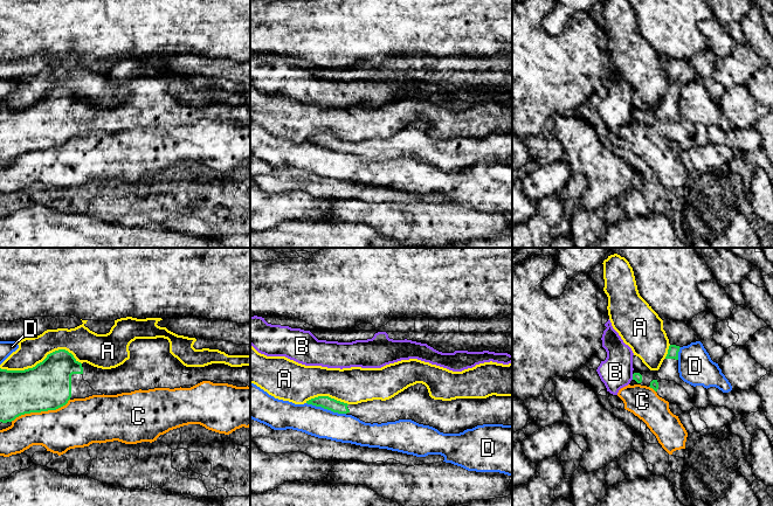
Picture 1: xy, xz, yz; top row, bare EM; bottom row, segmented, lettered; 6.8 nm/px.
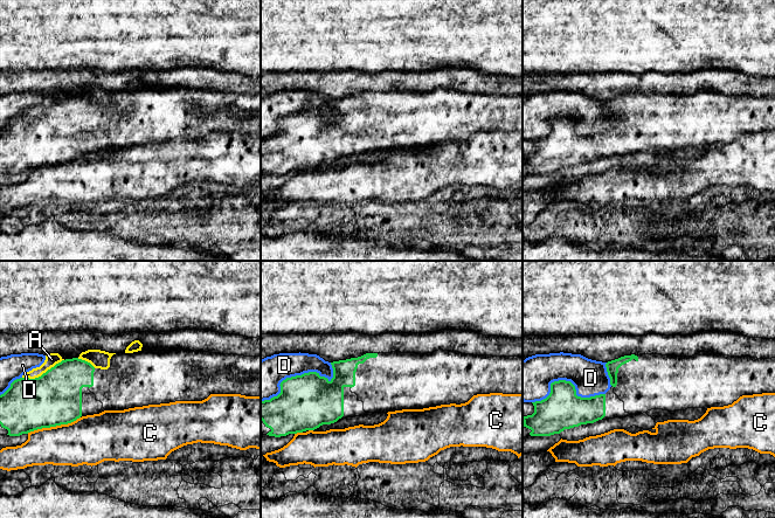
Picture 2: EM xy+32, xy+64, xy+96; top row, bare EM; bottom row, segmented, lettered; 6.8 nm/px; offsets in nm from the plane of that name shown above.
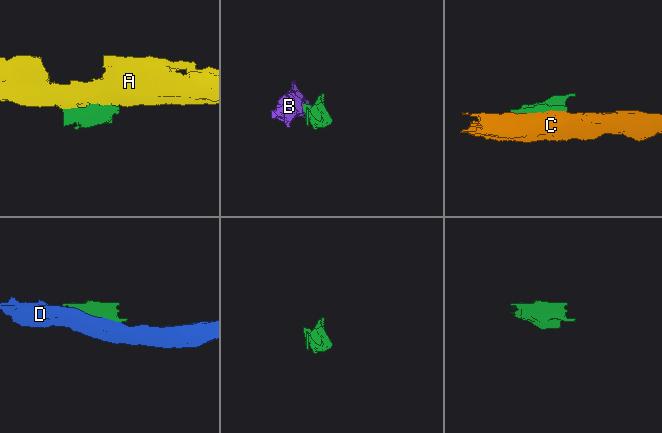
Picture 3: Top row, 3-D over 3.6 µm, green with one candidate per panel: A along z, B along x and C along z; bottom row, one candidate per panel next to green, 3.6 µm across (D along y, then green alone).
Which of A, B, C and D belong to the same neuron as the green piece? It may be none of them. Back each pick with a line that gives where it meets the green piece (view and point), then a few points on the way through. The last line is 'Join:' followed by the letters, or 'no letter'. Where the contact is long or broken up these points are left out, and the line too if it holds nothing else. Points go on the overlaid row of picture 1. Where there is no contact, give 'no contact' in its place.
Join: no letter

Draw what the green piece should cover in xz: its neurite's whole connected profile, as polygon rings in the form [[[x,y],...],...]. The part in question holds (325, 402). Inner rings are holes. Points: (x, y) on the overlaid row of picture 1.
[[[422,383],[410,386],[386,401],[347,404],[329,396],[318,396],[306,403],[333,413],[352,415],[371,424],[412,420],[443,434],[460,434],[483,424],[512,425],[512,396],[434,400]]]

